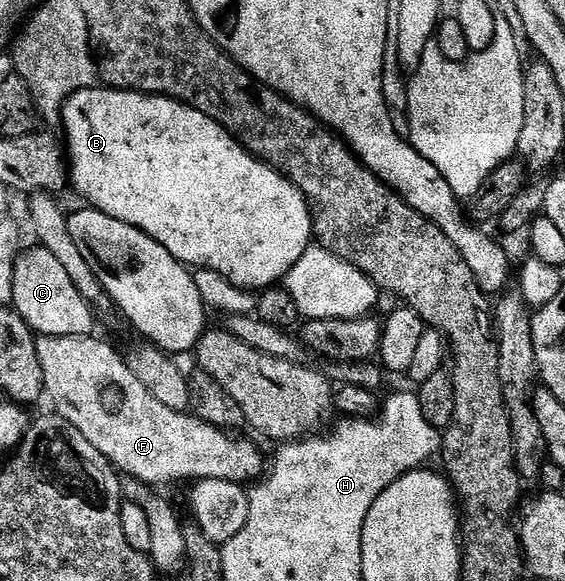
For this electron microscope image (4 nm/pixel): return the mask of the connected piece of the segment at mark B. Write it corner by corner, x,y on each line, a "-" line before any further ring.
92,87
89,89
82,89
77,91
67,102
63,104
63,119
61,122
61,129
67,132
67,141
65,137
65,153
69,158
69,181
75,189
84,197
86,204
92,209
100,209
105,215
109,215
113,219
121,219
121,223
129,223
133,227
137,227
145,235
152,237
158,245
163,245
165,251
169,251
169,255
173,255
179,261
182,261
184,265
188,267
194,267
195,269
212,269
217,271
225,279
229,279
229,283
233,283
238,289
245,289
248,291
262,291
272,288
276,283
282,282
286,278
288,271
290,271
297,263
297,259
301,259
301,255
312,244
313,234
311,232
311,208
307,206
307,200
301,195
301,191
295,189
295,184
291,182
288,177
284,177
283,174
278,173
271,165
266,165
265,162
260,161
259,158
253,156
253,154
231,136
227,130
221,128
215,120
211,117
205,116
201,111
197,111
191,105
184,105
182,101
172,101
169,97
156,97
150,93
130,93
124,89
108,89
106,87

